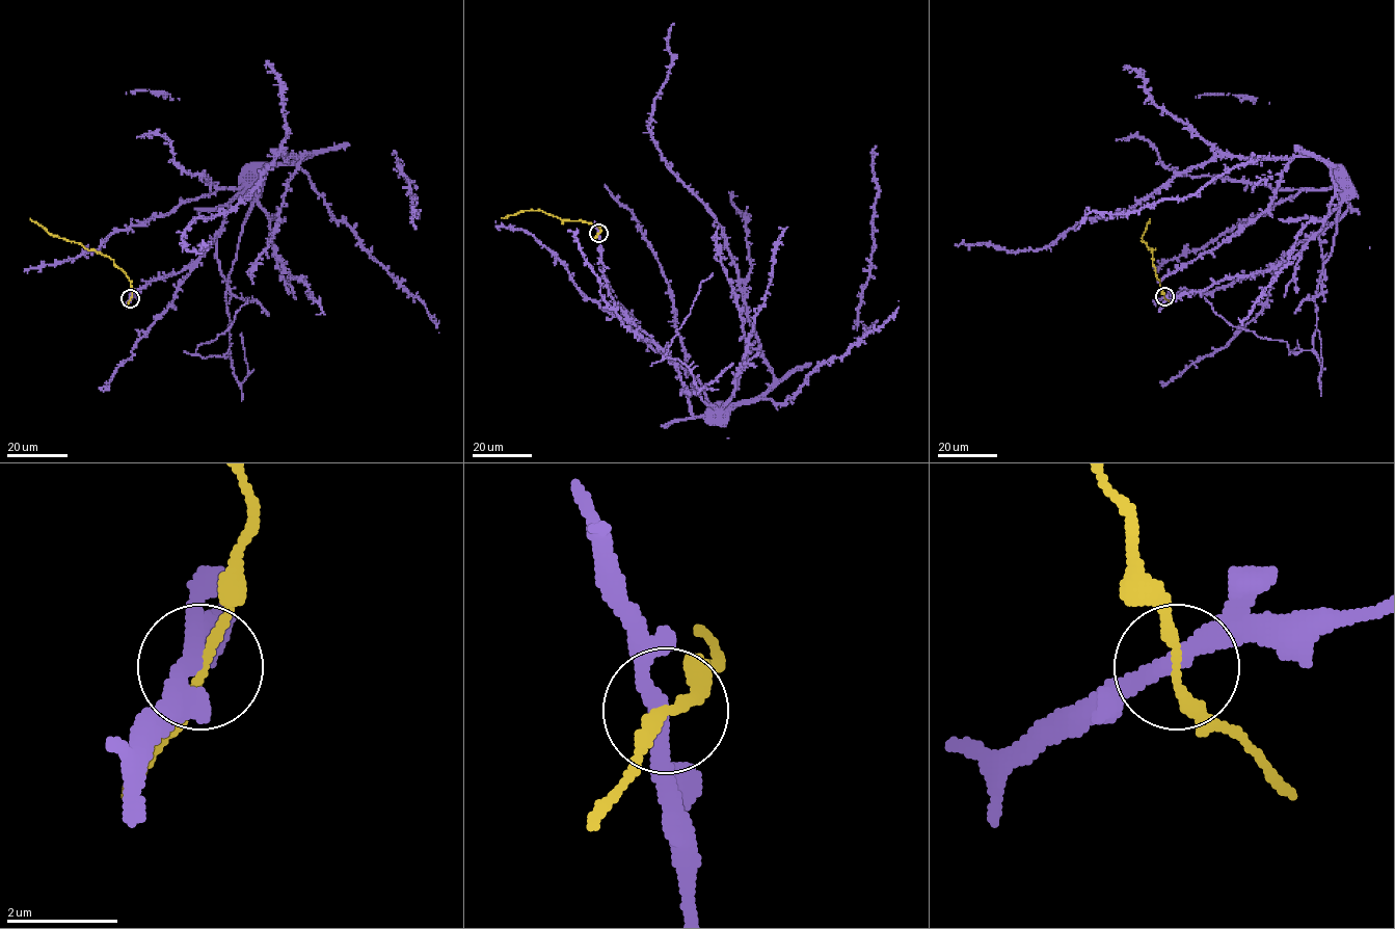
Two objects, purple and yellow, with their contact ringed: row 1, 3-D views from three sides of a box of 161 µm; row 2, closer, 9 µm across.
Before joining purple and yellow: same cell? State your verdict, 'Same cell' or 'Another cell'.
Same cell

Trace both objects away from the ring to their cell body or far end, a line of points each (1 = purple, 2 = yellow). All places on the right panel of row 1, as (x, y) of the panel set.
1: (1164, 296), (1263, 272), (1326, 230), (1347, 209), (1335, 169), (1312, 156), (1218, 156), (1042, 247), (955, 244)
2: (1164, 296), (1156, 274), (1152, 250), (1142, 241), (1150, 219)

